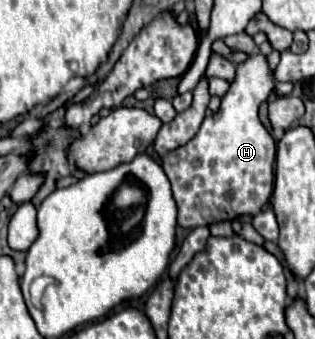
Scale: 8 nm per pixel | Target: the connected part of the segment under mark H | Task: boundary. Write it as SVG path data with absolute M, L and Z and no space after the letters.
M262 52L248 56L244 62L236 66L236 78L230 84L230 90L222 96L220 110L204 118L198 134L188 144L170 150L162 158L160 164L172 182L172 194L178 204L178 224L182 228L214 224L208 222L208 212L216 222L234 220L242 214L256 216L262 210L262 206L266 206L266 202L270 200L274 188L276 142L262 126L258 118L258 106L264 100L268 100L268 96L274 92L274 86L276 86L276 78L274 78L274 70L268 66L268 58Z

